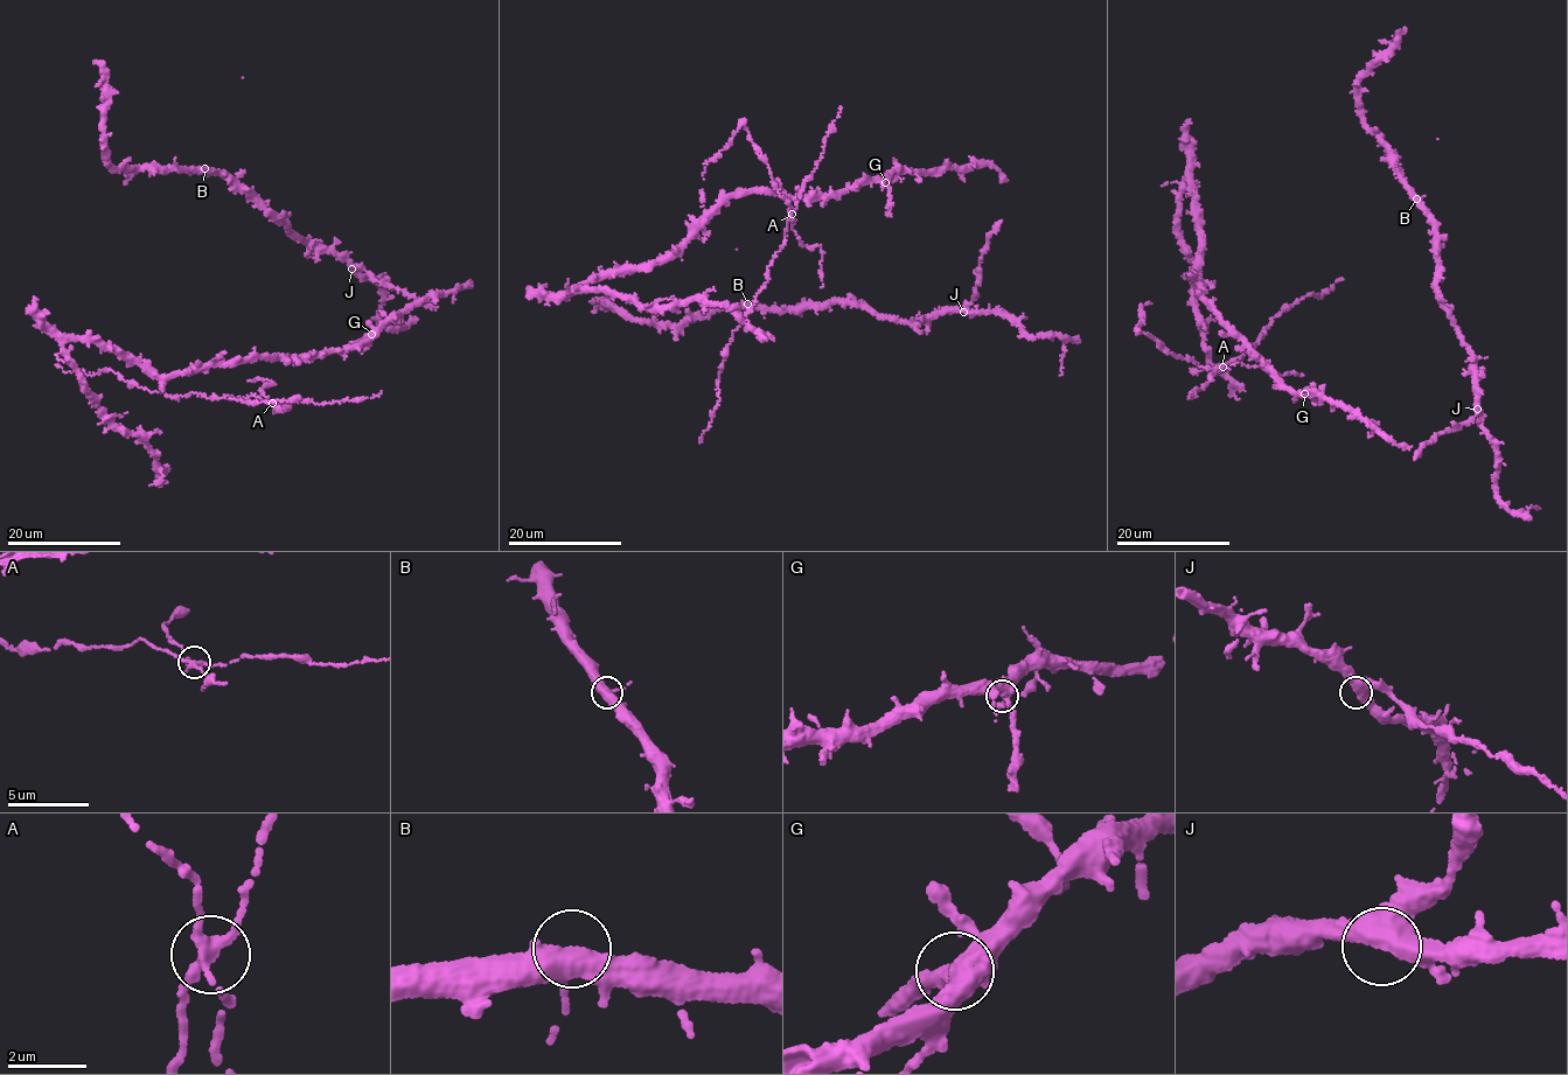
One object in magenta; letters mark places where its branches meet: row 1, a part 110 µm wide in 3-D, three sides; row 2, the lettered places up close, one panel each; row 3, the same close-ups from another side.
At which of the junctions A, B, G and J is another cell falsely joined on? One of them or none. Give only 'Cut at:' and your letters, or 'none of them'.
Cut at: A

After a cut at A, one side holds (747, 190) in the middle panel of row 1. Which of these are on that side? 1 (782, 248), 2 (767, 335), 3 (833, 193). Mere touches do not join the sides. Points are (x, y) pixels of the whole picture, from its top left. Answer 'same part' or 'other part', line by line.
1: other part
2: same part
3: same part

